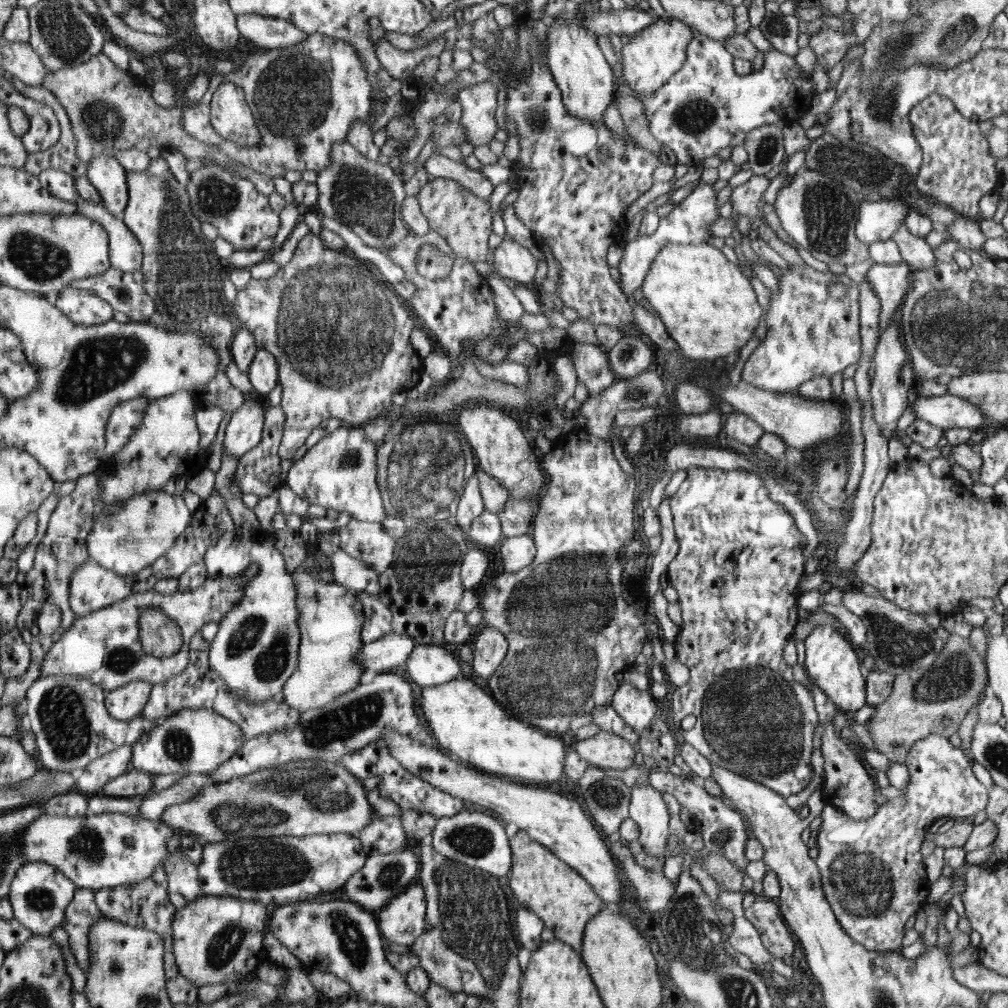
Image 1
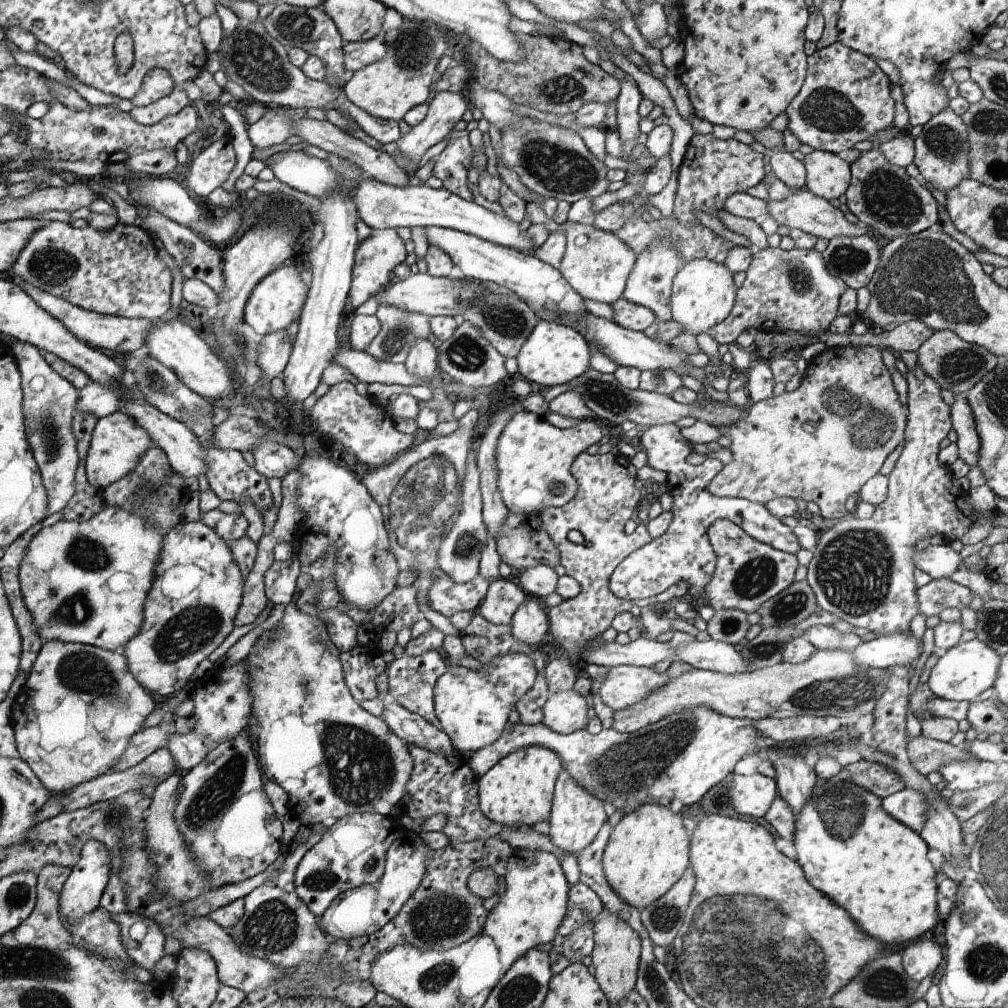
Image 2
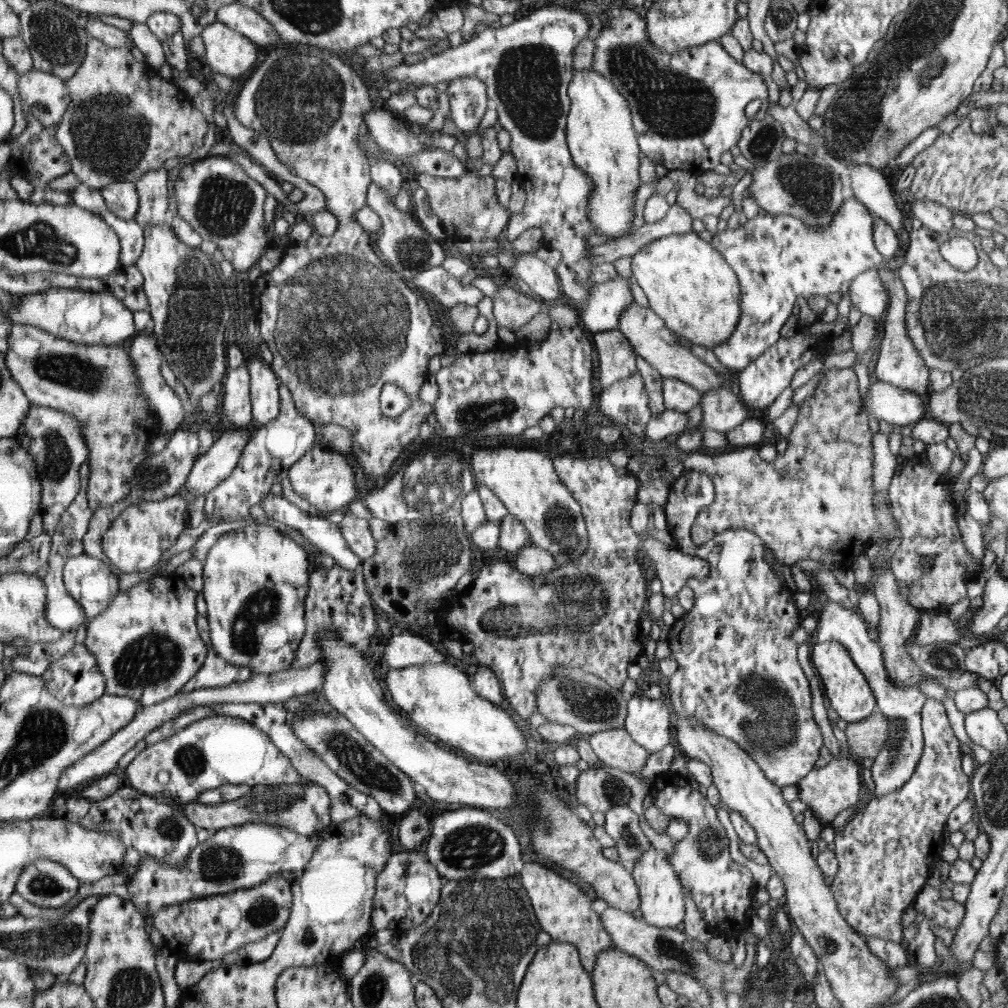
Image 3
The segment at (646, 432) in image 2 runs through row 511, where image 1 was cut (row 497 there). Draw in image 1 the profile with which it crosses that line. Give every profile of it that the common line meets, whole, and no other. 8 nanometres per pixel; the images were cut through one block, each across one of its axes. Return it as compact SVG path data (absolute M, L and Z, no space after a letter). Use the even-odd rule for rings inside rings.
M695 467L688 469L686 473L688 476L678 488L678 492L670 499L679 551L670 562L666 572L669 585L678 592L678 602L682 614L682 625L679 626L674 642L676 656L690 670L688 682L672 692L672 710L674 711L672 720L676 725L676 732L682 736L682 740L686 744L693 745L700 754L703 754L712 766L720 765L720 767L730 769L743 777L749 777L750 780L758 781L758 783L774 789L774 792L781 792L782 796L796 795L810 784L814 776L811 764L812 751L814 750L812 736L816 726L820 725L811 693L794 679L792 667L782 658L784 648L792 638L790 632L794 632L794 627L799 622L798 601L802 594L798 585L805 575L806 536L795 525L793 516L785 506L770 498L765 482L757 474L739 469L724 471ZM690 715L696 717L696 725L690 730L684 730L681 728L681 722Z

